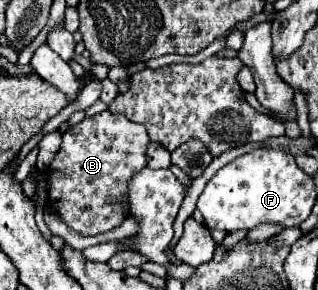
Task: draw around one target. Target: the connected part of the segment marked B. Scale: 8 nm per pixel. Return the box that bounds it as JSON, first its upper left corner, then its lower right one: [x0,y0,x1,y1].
[47,109,149,237]

